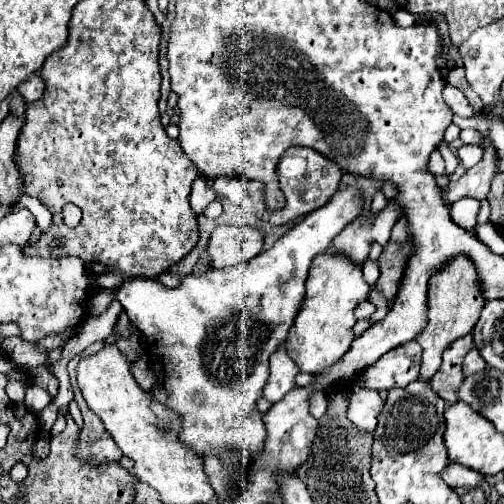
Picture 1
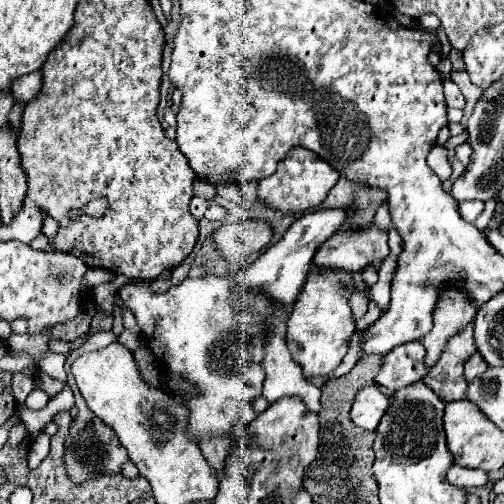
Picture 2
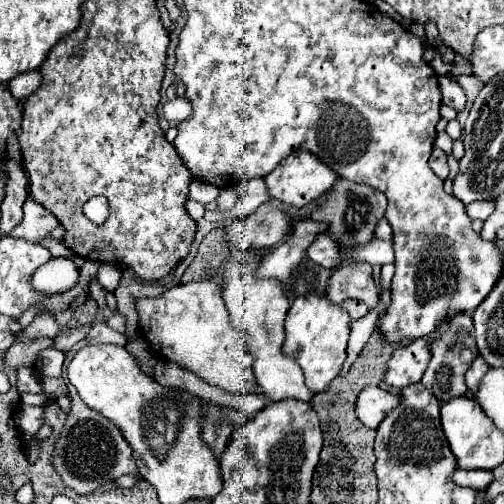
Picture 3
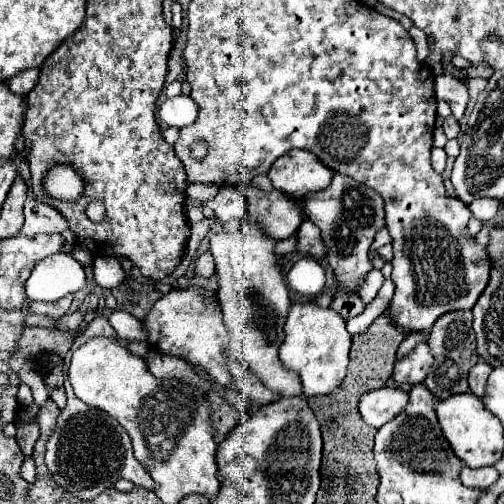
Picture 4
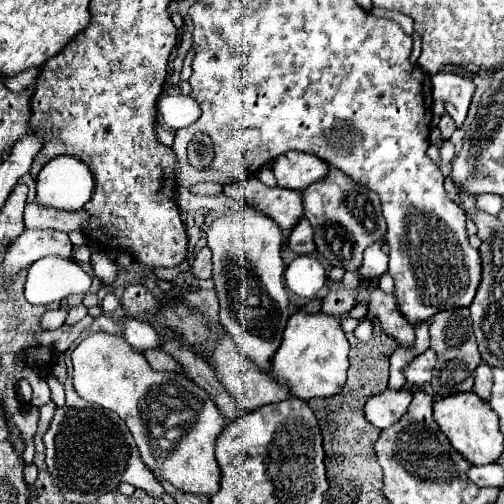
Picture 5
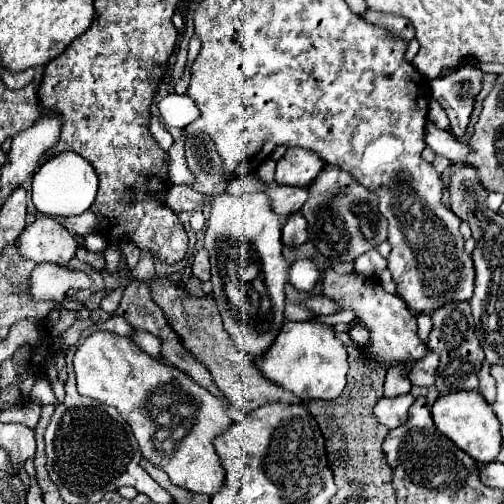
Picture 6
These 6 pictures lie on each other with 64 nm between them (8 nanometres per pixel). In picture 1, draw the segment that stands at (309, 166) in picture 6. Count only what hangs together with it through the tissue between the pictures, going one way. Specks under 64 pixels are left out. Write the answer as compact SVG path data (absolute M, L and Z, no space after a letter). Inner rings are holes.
M292 146L292 148L288 148L288 152L284 152L284 156L278 162L278 176L280 176L280 188L286 194L286 206L276 214L270 214L264 208L264 204L262 204L264 196L262 196L262 184L260 182L246 182L246 186L244 186L250 200L252 200L254 214L258 214L260 220L270 222L274 226L282 226L290 220L302 218L304 214L308 214L316 208L322 208L332 198L332 194L338 190L342 172L340 172L336 162L328 160L326 156L320 156L320 152L312 152L310 148L304 148L304 146Z

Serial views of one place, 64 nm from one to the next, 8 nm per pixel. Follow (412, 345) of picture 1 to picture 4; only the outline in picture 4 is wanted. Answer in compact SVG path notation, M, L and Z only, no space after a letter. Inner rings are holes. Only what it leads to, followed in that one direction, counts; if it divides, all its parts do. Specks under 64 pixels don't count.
M420 342L412 352L408 352L404 358L398 358L394 362L392 380L400 386L420 384L420 382L424 382L432 362L434 360L432 360L432 354L428 350L428 344Z

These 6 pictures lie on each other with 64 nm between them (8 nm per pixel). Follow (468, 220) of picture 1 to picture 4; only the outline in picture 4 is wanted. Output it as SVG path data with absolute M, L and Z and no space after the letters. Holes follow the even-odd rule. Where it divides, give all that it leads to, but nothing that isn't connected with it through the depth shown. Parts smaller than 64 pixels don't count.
M478 198L468 208L470 208L470 212L472 212L474 218L486 222L486 220L490 220L498 212L498 204L500 202L494 200L494 198Z

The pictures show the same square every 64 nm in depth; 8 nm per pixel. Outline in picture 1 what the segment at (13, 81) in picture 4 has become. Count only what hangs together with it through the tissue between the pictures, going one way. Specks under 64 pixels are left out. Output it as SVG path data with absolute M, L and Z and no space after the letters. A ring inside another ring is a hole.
M32 74L26 82L22 82L18 86L18 94L30 104L30 102L36 102L42 98L44 94L44 80L40 78L40 74Z

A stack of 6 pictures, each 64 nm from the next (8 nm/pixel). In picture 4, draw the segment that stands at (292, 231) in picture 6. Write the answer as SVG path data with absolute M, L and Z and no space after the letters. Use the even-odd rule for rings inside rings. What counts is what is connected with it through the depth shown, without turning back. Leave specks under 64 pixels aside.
M310 220L302 222L296 232L296 252L304 256L312 256L314 260L326 258L326 248L322 242L320 230Z

